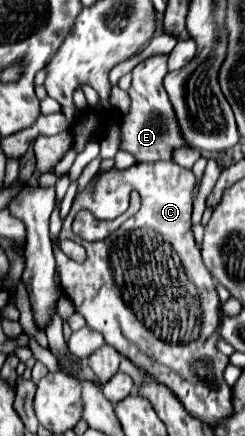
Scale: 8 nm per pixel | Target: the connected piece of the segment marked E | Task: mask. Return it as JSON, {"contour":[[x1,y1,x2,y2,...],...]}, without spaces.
{"contour":[[165,54,149,56,147,60,139,62,131,74,133,74,133,84,129,88,131,108,127,114,119,116,119,134,121,134,119,148,131,152,137,162,171,160,177,148,189,148,189,146,181,136,177,116,163,88,163,76,167,74,167,56]]}

